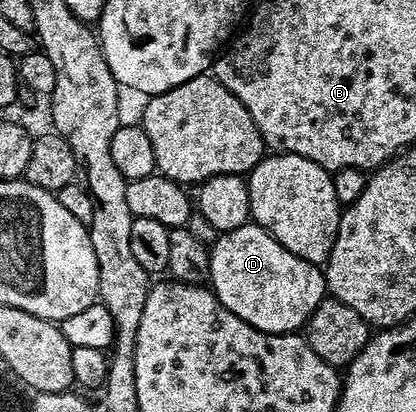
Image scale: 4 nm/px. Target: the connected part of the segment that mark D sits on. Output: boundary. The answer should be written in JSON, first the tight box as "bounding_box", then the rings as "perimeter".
{"bounding_box":[208,222,326,333],"perimeter":[[[255,222],[238,230],[221,232],[208,250],[208,280],[216,297],[238,318],[263,332],[295,333],[307,324],[310,314],[326,298],[323,271],[309,260],[298,258]]]}

